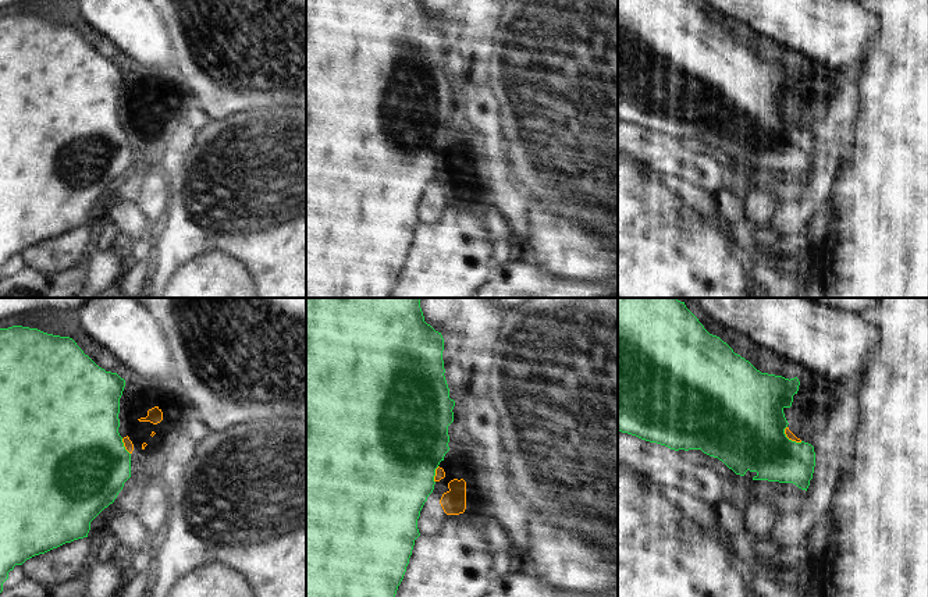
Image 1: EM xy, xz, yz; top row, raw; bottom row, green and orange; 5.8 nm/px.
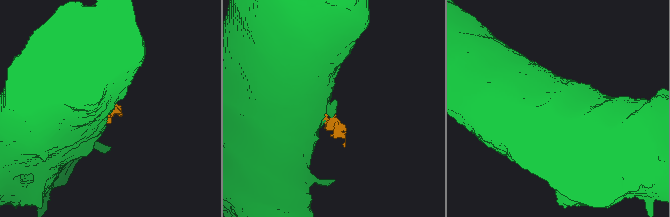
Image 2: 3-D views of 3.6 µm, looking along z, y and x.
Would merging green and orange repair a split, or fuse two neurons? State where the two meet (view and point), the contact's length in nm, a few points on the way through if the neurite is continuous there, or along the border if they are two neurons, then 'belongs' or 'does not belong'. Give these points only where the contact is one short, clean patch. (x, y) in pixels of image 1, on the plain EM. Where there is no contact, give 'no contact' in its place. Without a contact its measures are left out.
meets green in xy at (124, 135); contact 110 nm long; runs through xy (84, 150), (124, 135), (128, 132); belongs

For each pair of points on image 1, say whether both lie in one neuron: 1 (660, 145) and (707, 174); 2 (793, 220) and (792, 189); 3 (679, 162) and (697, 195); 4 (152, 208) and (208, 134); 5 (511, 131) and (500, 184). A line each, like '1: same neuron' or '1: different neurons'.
1: same neuron
2: different neurons
3: different neurons
4: different neurons
5: different neurons

